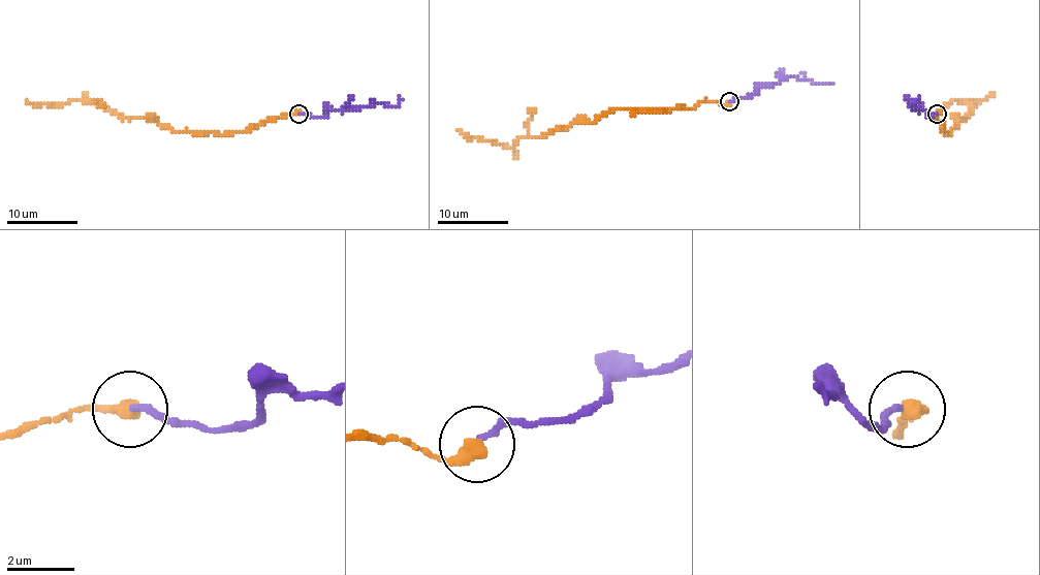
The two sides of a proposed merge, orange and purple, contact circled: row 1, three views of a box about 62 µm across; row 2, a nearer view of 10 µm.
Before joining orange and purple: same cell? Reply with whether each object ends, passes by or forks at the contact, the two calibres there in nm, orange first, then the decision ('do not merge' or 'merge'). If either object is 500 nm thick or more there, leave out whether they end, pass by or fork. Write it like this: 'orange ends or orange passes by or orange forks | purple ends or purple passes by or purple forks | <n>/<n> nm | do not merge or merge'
orange ends | purple ends | 460/180 nm | merge

